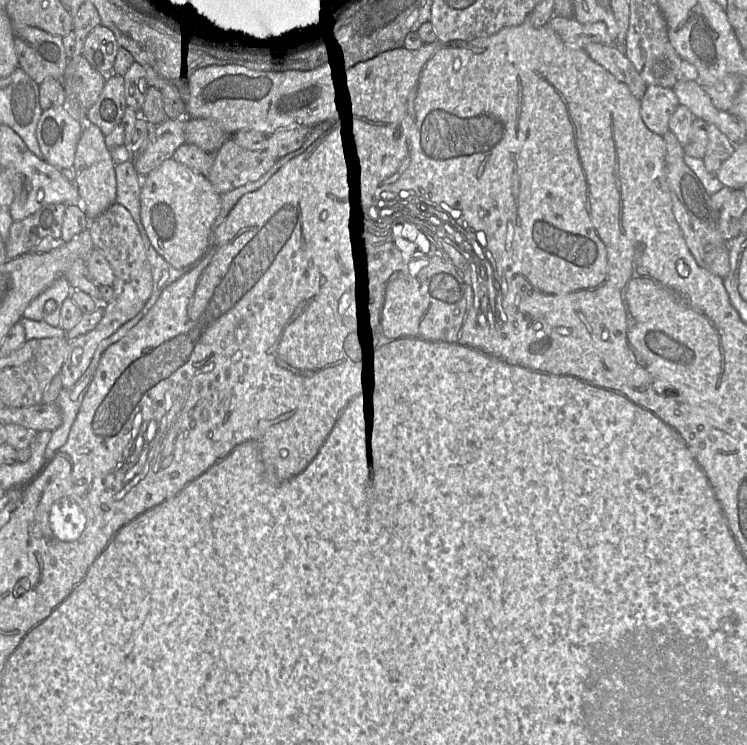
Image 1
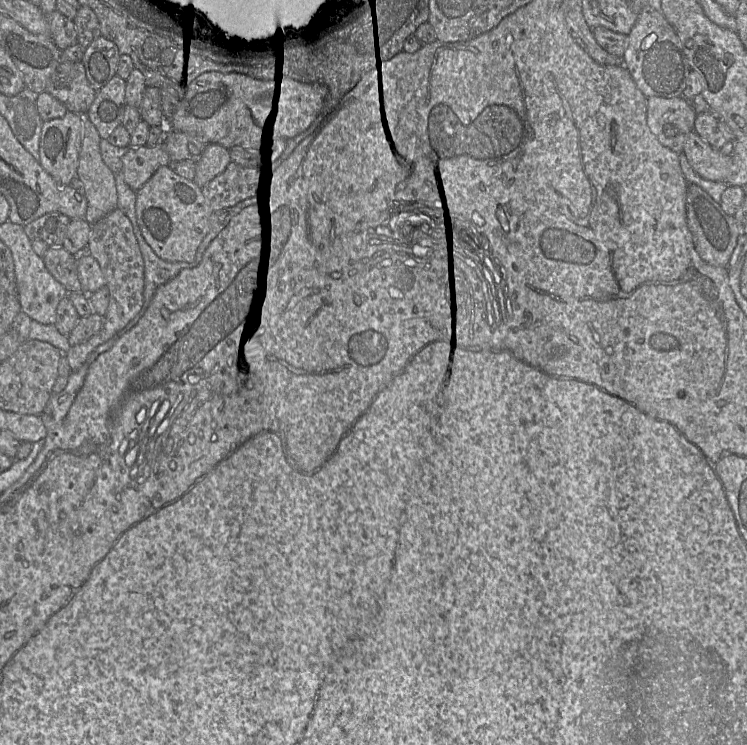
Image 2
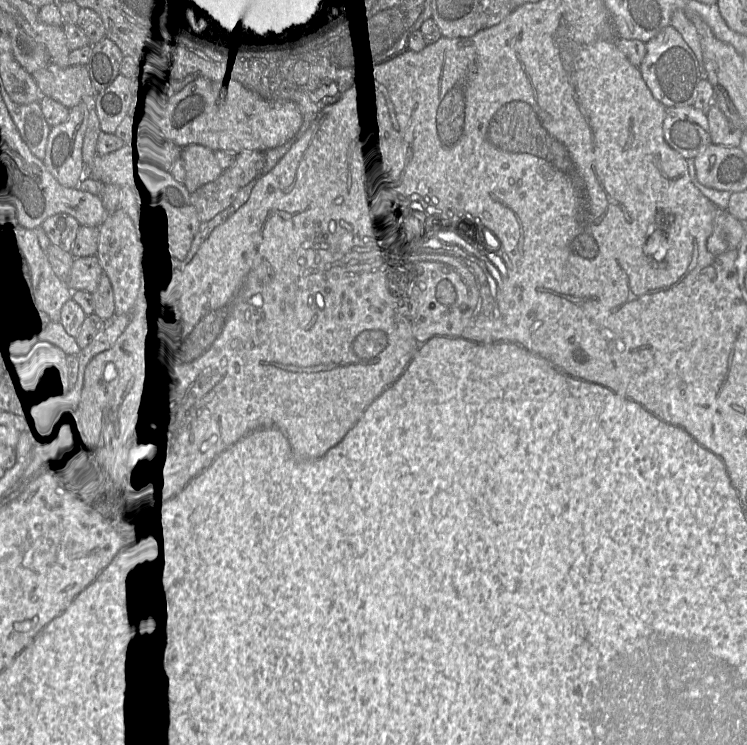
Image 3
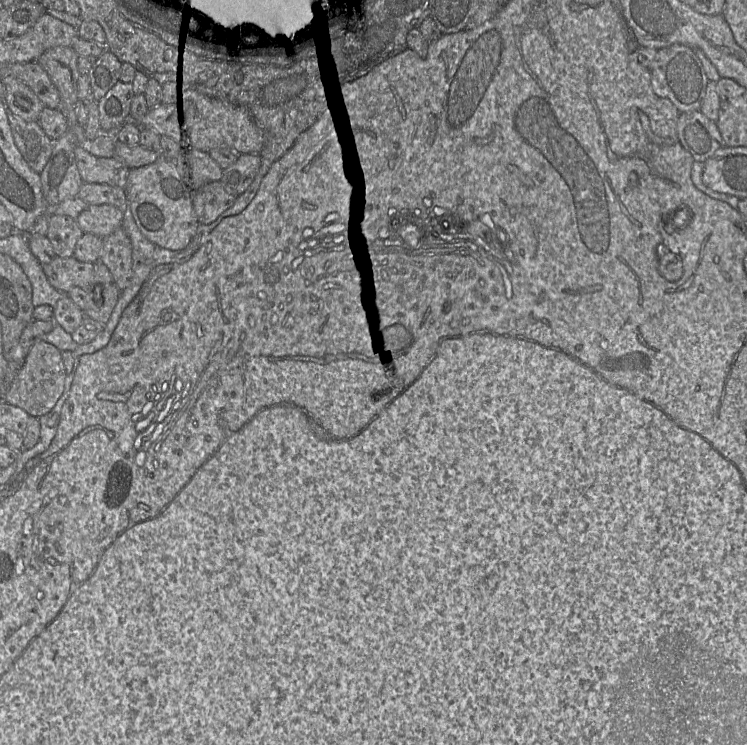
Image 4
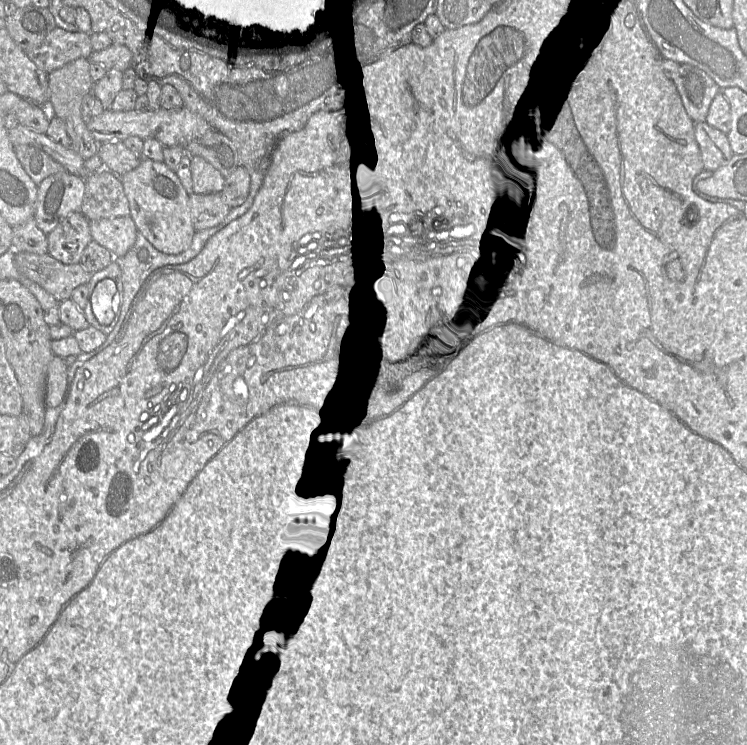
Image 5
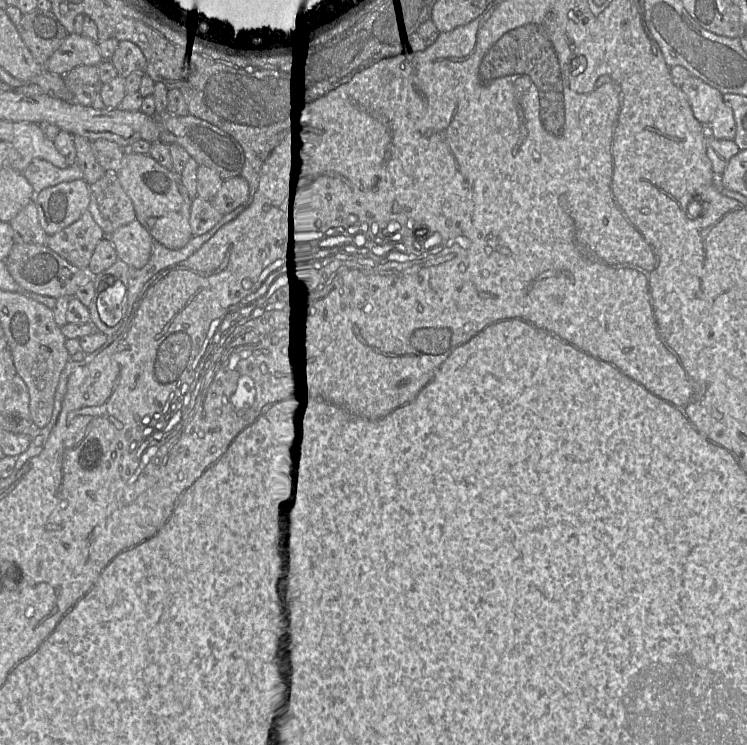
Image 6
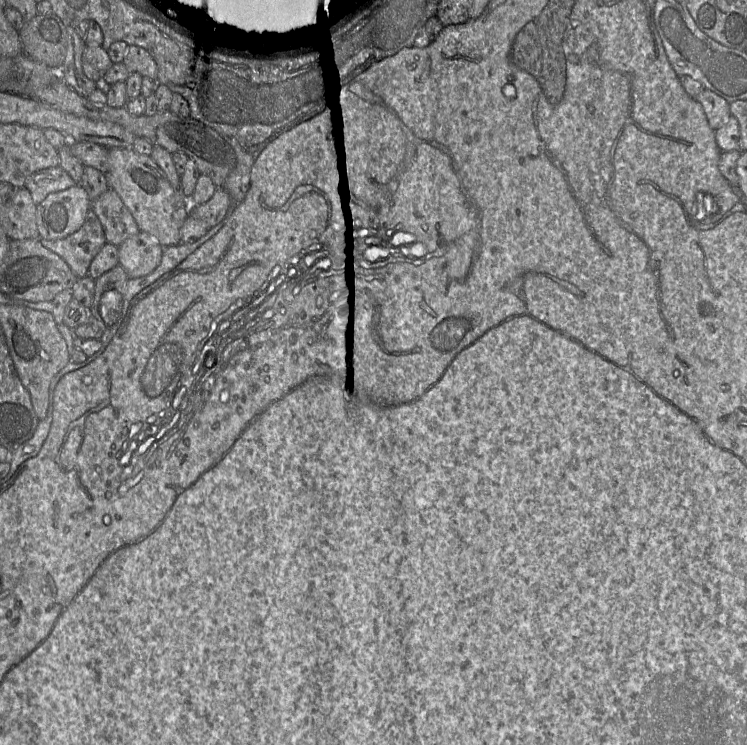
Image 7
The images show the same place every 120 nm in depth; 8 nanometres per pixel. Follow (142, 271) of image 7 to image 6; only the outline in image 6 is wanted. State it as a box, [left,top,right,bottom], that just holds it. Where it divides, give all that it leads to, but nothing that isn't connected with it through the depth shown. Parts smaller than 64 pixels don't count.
[105,219,154,268]

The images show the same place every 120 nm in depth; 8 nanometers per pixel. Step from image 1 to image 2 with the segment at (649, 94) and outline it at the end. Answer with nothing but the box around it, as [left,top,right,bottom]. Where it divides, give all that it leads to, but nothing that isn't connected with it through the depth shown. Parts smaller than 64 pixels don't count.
[647,97,697,154]

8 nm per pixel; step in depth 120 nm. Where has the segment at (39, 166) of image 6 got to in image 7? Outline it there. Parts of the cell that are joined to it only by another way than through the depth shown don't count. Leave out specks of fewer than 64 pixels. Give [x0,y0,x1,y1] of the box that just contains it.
[25,166,77,205]

